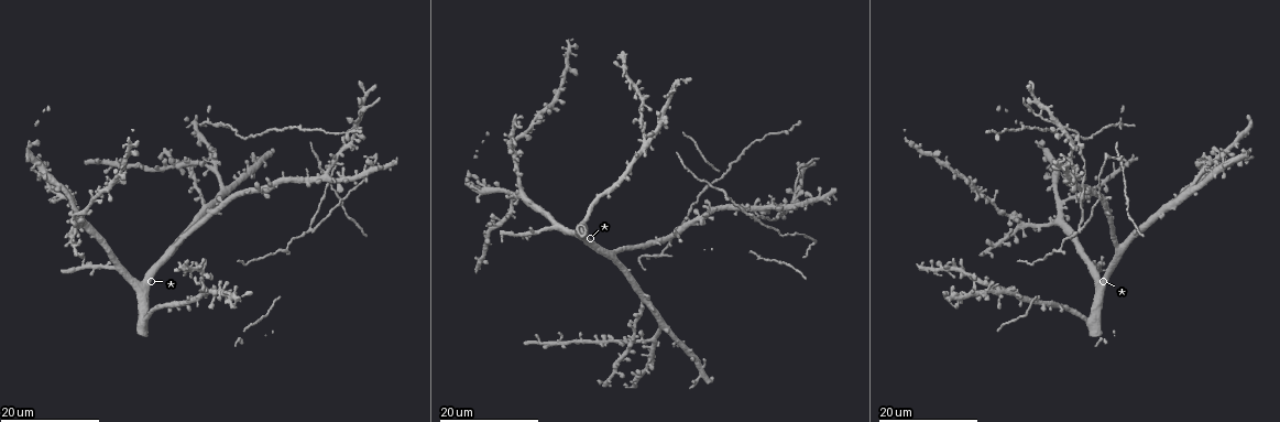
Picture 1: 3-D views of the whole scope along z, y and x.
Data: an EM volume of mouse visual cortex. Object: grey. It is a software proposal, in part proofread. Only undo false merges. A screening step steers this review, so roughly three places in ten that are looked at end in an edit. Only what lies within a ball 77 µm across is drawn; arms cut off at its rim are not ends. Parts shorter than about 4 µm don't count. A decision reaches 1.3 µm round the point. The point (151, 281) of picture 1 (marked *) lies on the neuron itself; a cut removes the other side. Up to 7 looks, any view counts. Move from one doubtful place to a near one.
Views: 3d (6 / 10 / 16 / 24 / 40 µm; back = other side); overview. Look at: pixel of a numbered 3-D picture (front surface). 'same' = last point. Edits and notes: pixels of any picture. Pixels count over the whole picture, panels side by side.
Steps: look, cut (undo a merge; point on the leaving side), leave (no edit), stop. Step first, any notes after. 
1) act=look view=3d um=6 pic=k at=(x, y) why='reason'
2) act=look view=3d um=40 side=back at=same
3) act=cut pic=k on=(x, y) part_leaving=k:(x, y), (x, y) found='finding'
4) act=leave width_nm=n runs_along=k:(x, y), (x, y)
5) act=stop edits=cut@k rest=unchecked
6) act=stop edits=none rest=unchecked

act=look view=3d um=16 pic=1 at=(1124, 193)

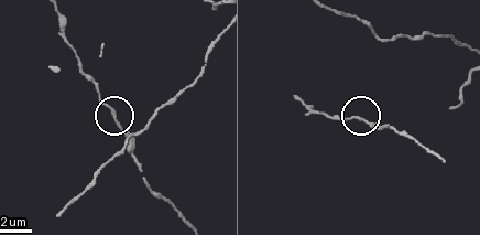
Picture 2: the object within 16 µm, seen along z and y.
act=look view=3d um=6 pic=2 at=(116, 125)

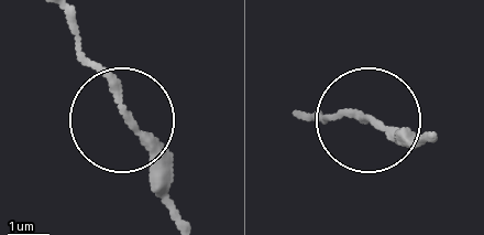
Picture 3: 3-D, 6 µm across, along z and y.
act=leave found='all the same neuron'

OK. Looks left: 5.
act=look view=3d um=16 pic=1 at=(328, 173) why='four-way junction'

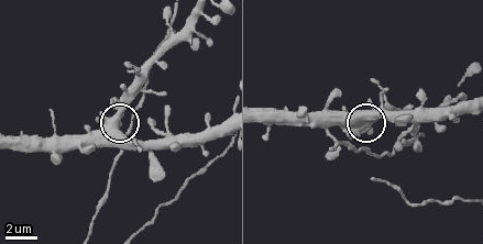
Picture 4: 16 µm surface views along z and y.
act=look view=3d um=6 pic=4 at=(115, 125)

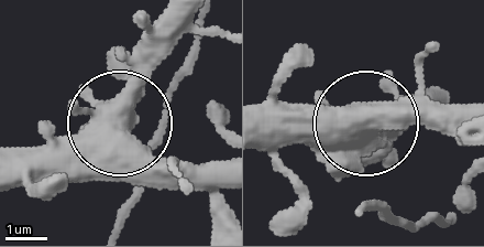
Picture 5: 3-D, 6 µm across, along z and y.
act=look view=3d um=6 side=back pic=5 at=(118, 126)

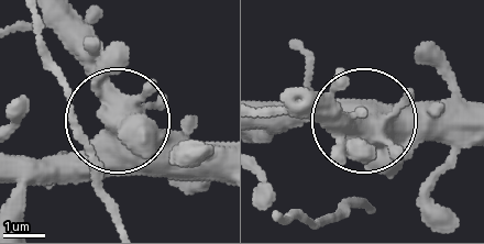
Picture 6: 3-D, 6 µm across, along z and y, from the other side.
act=leave runs_along=6:(461, 129), (286, 118) found='continuous, no second neuron'

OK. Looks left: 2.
act=look view=3d um=16 pic=1 at=(798, 173) why='three-way junction'

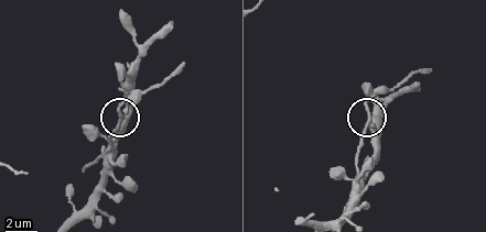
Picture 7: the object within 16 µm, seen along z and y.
act=look view=3d um=6 pic=7 at=(367, 122)

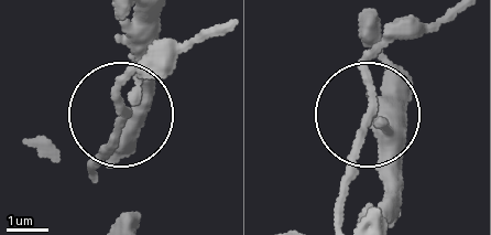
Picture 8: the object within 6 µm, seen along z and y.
act=leave found='continuous, no second neuron'

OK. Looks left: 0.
act=stop edits=none rest=unchecked

